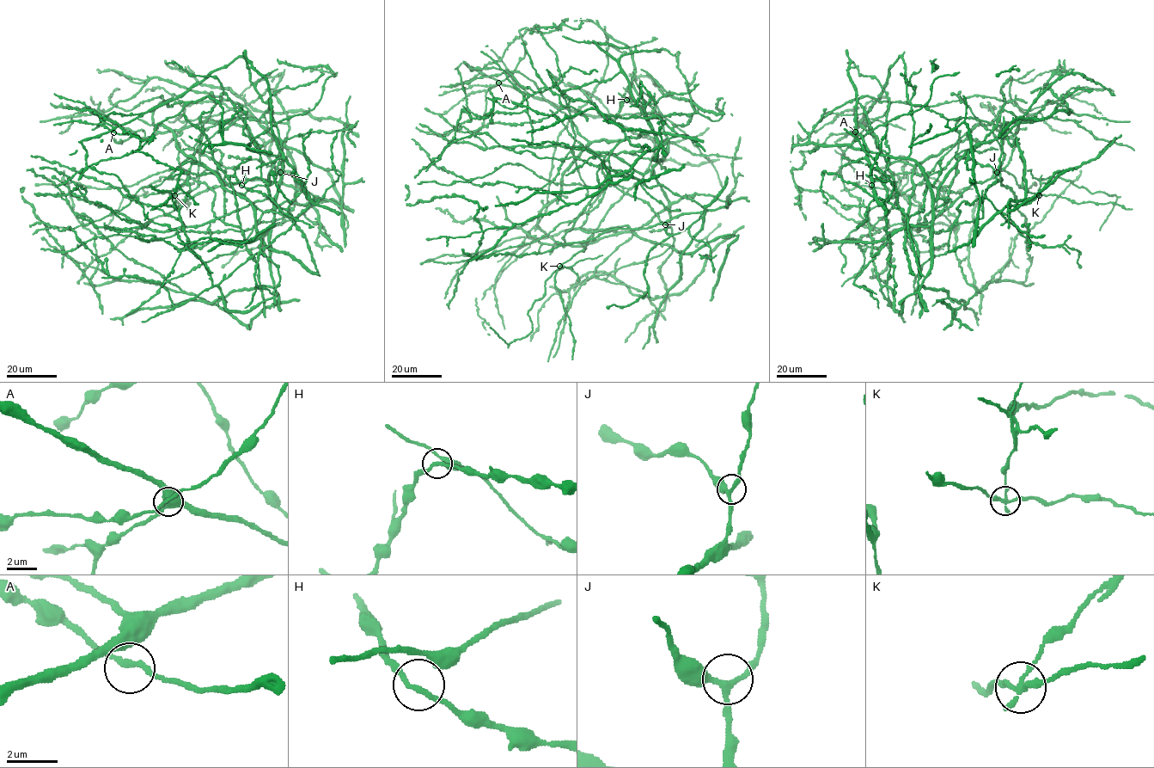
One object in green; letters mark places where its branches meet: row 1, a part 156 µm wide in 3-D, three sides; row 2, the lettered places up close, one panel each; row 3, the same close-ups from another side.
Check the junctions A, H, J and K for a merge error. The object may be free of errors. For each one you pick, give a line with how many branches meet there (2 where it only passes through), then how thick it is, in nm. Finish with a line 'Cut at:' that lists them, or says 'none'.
K: Branches: 3. Thickness 190 nm
Cut at: K

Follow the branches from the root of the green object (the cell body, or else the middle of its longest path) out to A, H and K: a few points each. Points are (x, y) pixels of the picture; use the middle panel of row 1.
A: (656, 154), (657, 160), (667, 154), (667, 137), (659, 142), (607, 118), (581, 115), (498, 82)
H: (656, 154), (657, 148), (645, 150), (644, 145), (632, 145), (621, 125), (614, 122), (621, 105), (626, 100)
K: (656, 154), (657, 160), (667, 154), (667, 137), (654, 140), (643, 178), (607, 211), (583, 251), (559, 266)

